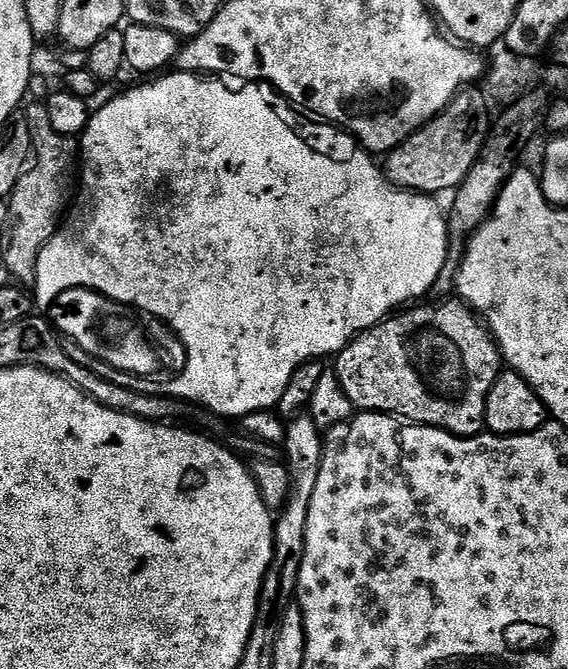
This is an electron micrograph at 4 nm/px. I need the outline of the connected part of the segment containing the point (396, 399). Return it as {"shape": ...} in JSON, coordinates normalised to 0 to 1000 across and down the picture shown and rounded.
{"shape":[[[783,447],[769,460],[732,459],[739,457],[720,459],[646,490],[595,528],[588,555],[609,595],[616,595],[627,613],[674,616],[722,634],[776,640],[794,652],[847,650],[856,640],[856,595],[863,577],[870,577],[884,555],[884,534],[866,498],[849,483],[847,474],[808,447]]]}

